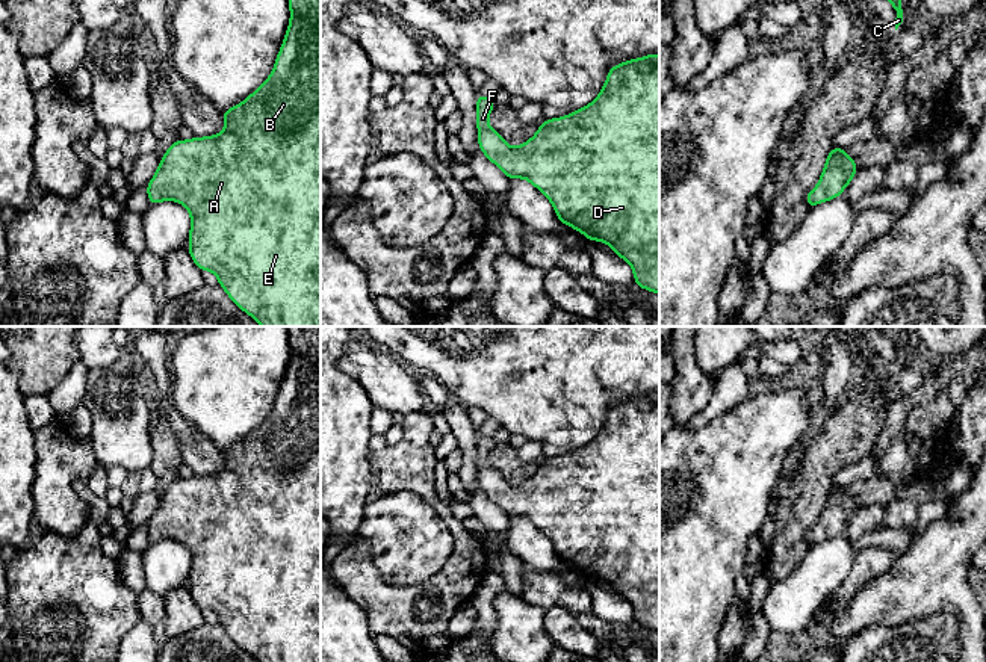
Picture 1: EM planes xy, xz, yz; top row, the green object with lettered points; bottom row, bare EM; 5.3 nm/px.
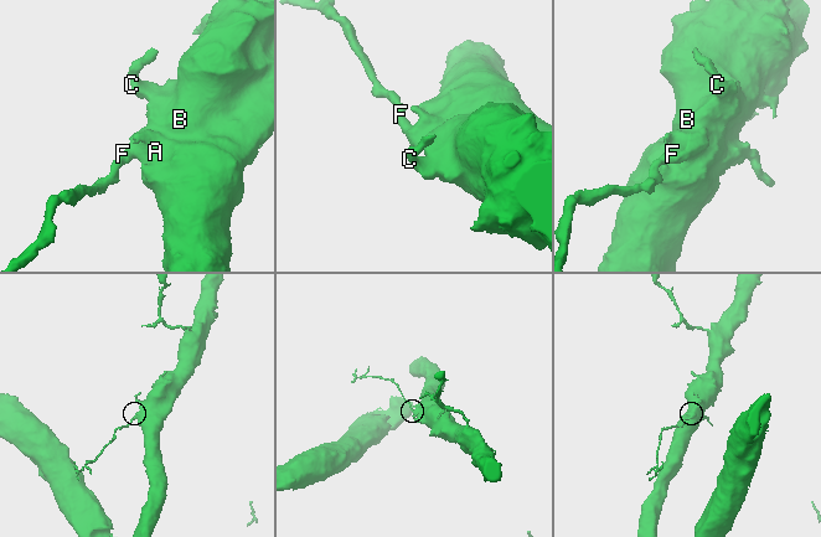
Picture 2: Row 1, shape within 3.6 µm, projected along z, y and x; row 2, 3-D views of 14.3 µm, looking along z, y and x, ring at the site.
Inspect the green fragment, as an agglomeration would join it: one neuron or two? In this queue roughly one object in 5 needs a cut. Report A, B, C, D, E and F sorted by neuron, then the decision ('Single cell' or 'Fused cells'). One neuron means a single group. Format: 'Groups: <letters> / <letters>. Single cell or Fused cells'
Groups: A B C D E F. Single cell

